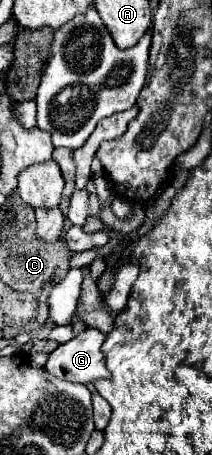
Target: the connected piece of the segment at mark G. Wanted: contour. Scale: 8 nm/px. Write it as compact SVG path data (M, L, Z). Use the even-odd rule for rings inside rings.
M85 328L73 340L61 344L47 360L45 368L63 380L89 384L97 378L109 378L103 346L105 334L97 328Z

